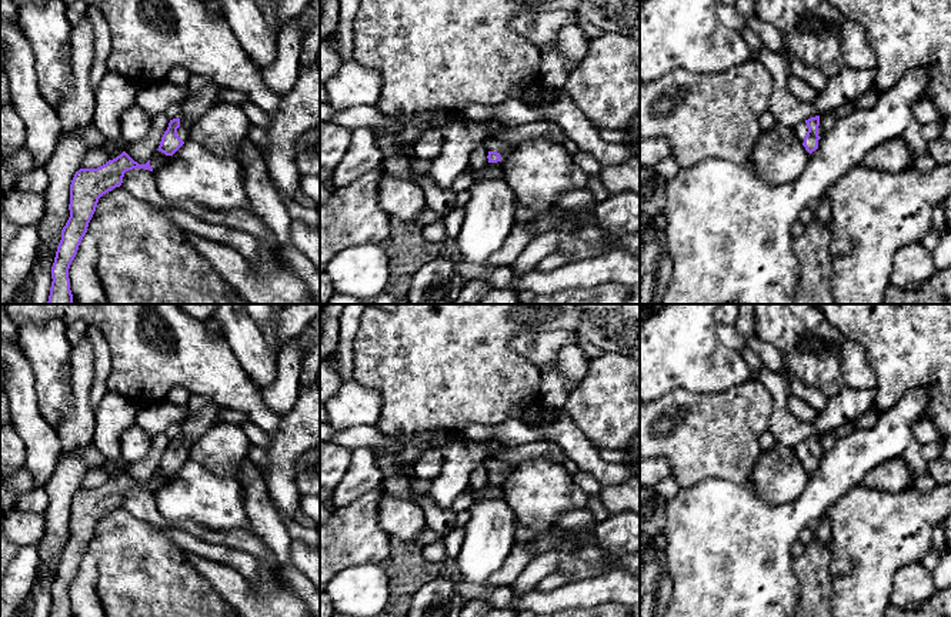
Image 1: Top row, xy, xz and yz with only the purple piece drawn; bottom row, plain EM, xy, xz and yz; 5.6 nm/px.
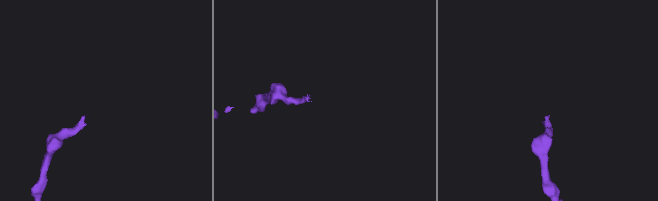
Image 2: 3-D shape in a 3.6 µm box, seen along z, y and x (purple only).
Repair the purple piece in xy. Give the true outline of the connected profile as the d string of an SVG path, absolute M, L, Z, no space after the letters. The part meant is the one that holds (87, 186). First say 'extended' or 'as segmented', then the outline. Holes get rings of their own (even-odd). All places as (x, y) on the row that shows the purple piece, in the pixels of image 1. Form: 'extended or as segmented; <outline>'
as segmented; M126 151L97 169L80 169L70 184L70 217L61 230L51 267L51 287L47 304L73 304L69 269L79 246L87 233L89 223L96 211L99 199L120 187L124 173L133 169L153 171L150 160L139 164Z

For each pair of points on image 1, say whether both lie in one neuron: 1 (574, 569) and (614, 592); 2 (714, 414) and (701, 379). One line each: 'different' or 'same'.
1: different
2: different

